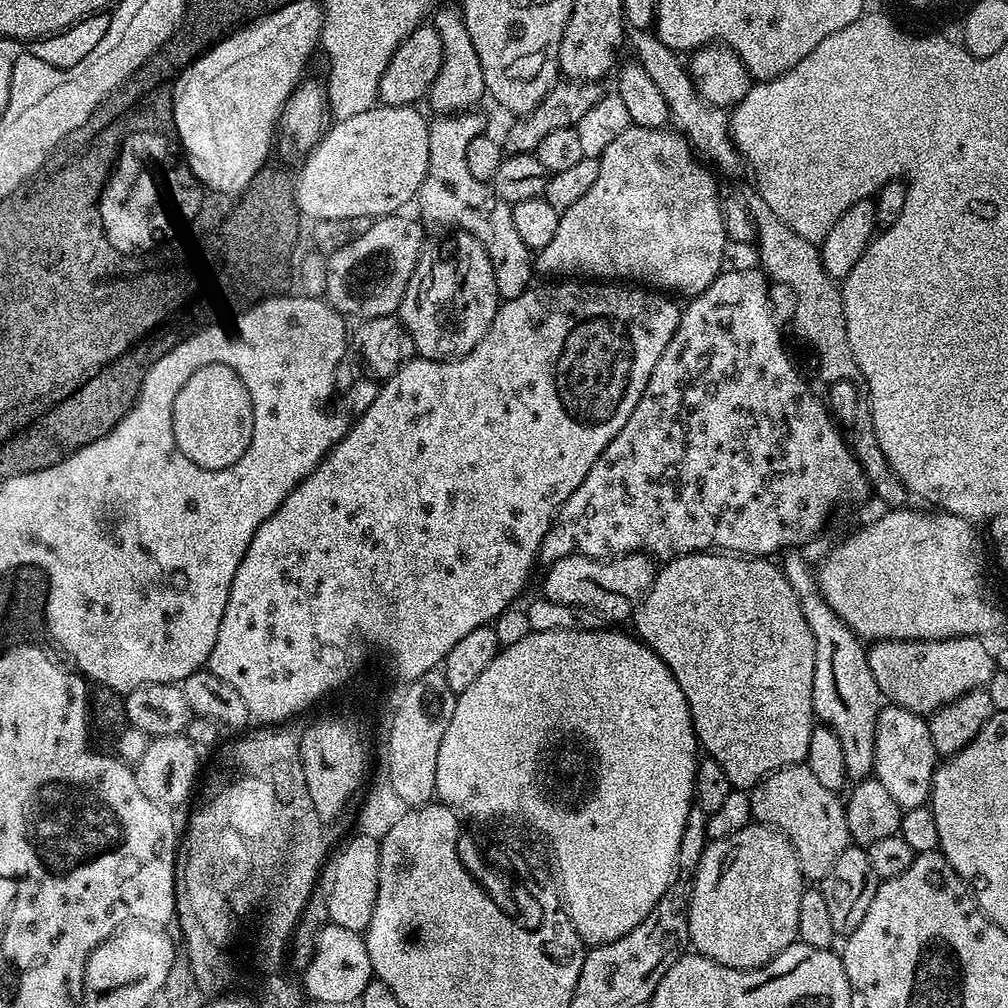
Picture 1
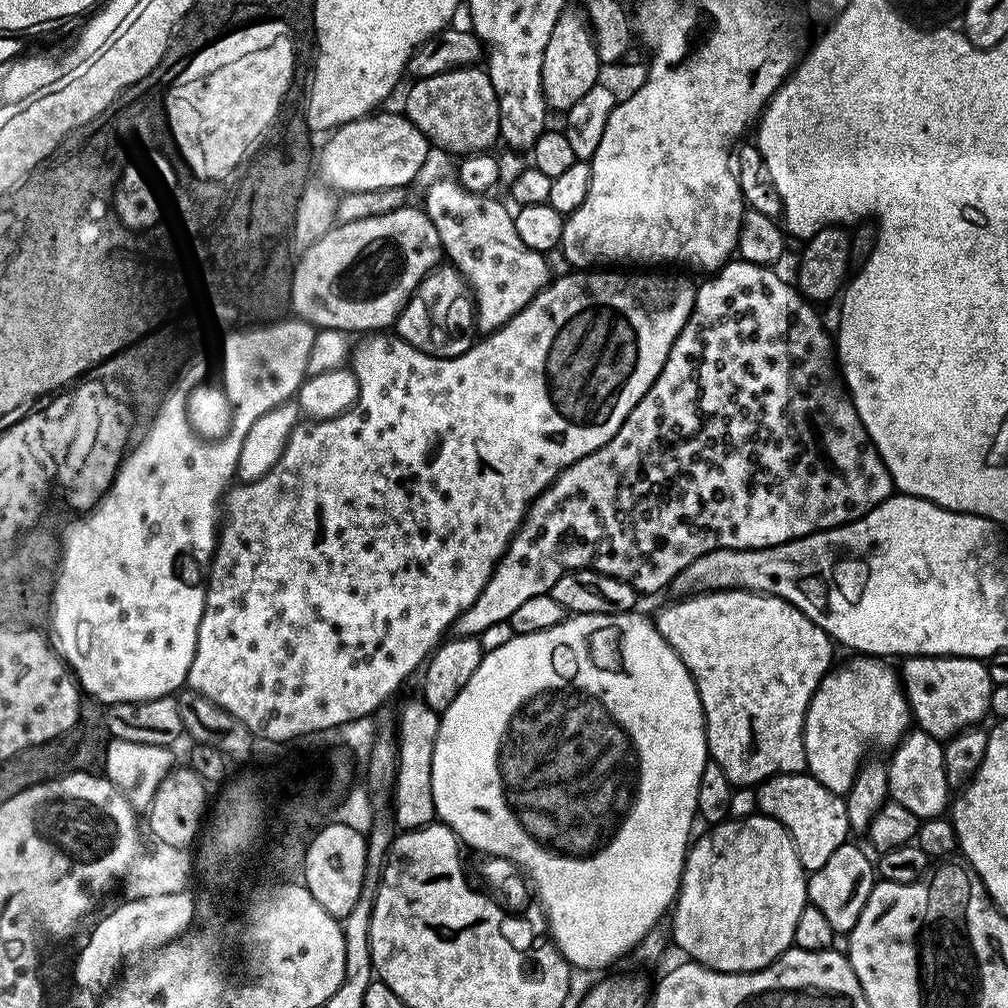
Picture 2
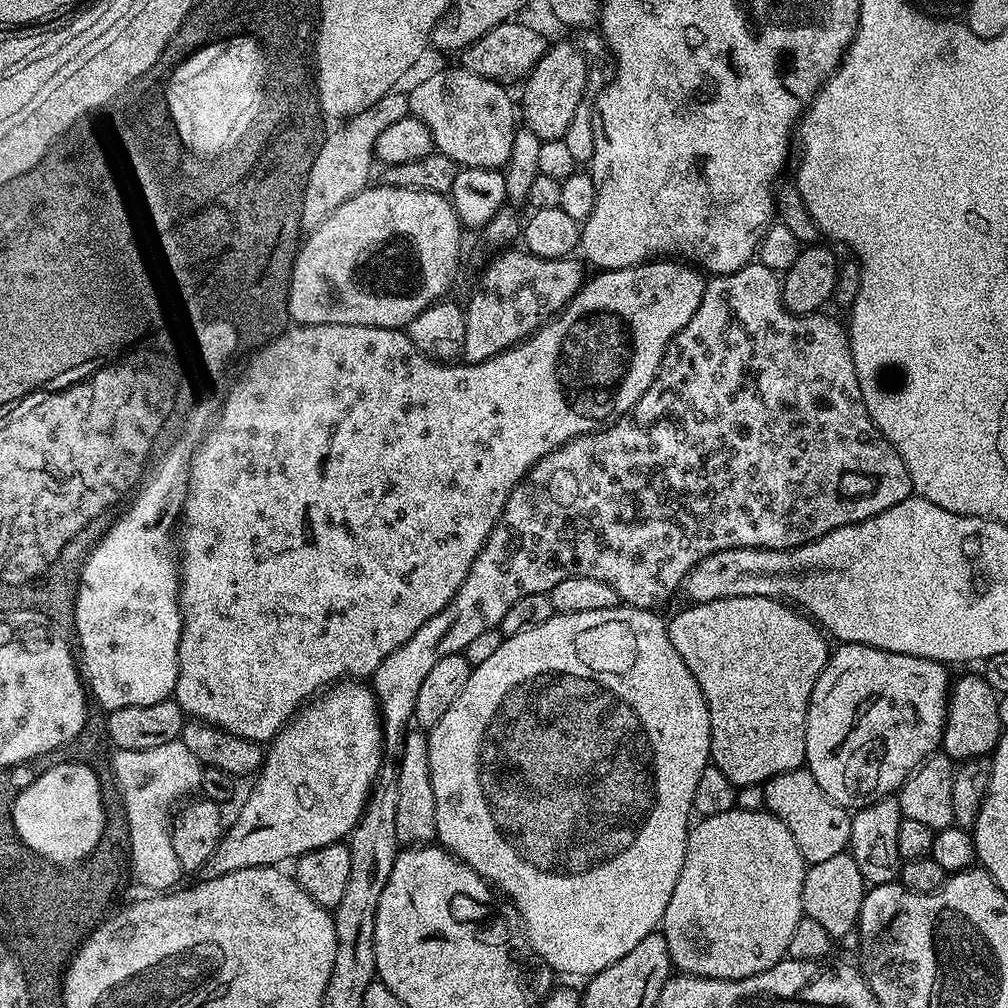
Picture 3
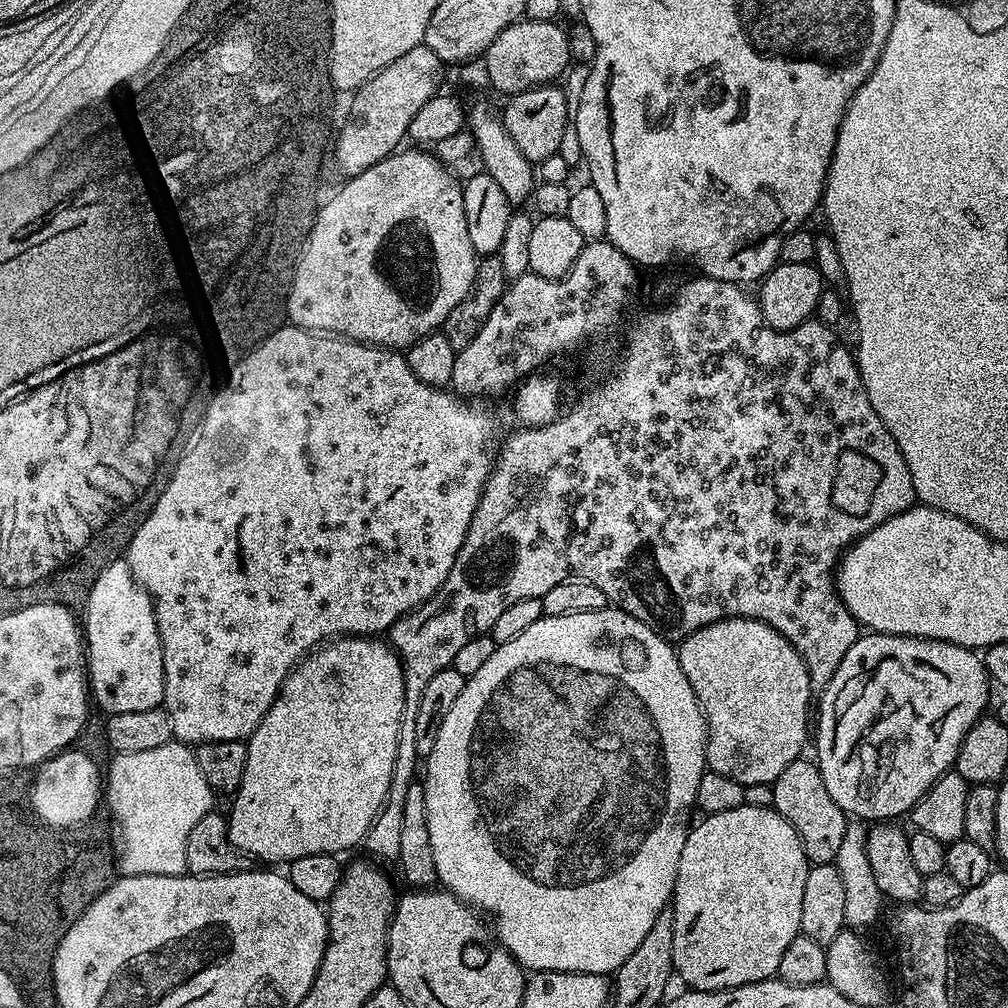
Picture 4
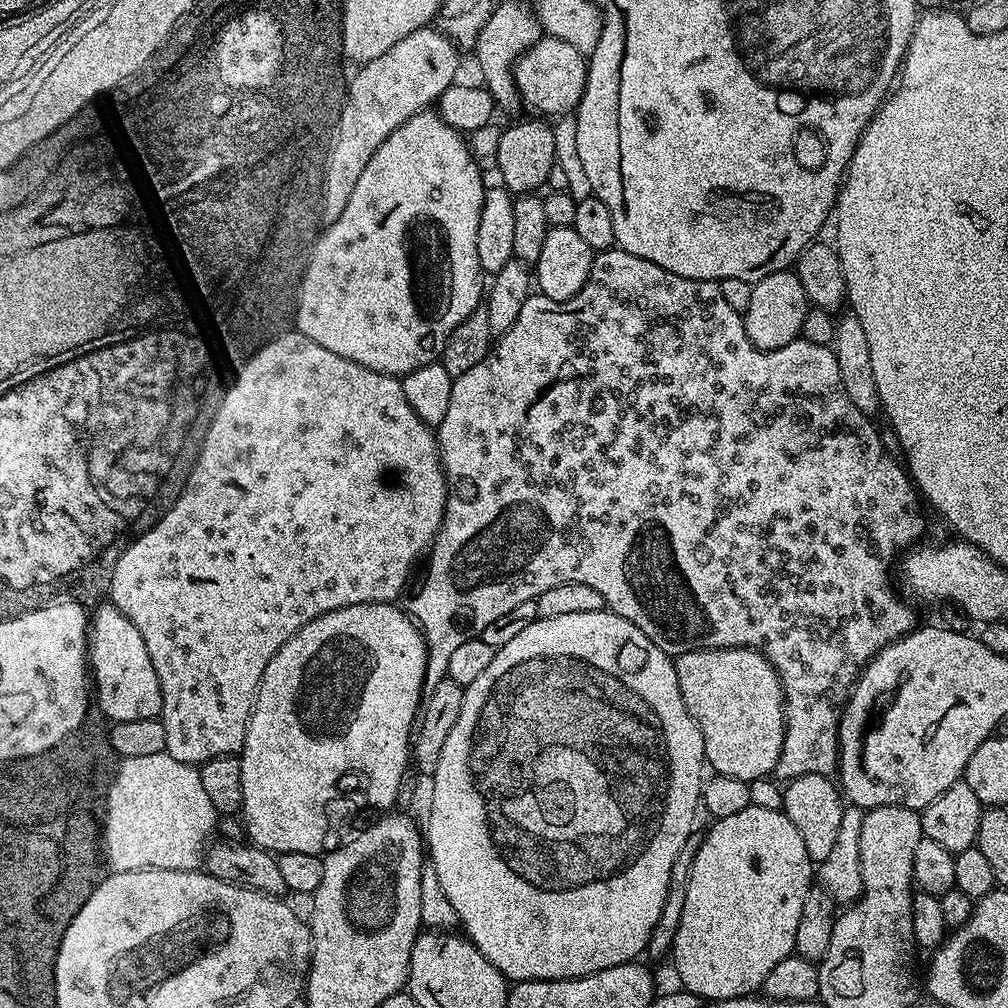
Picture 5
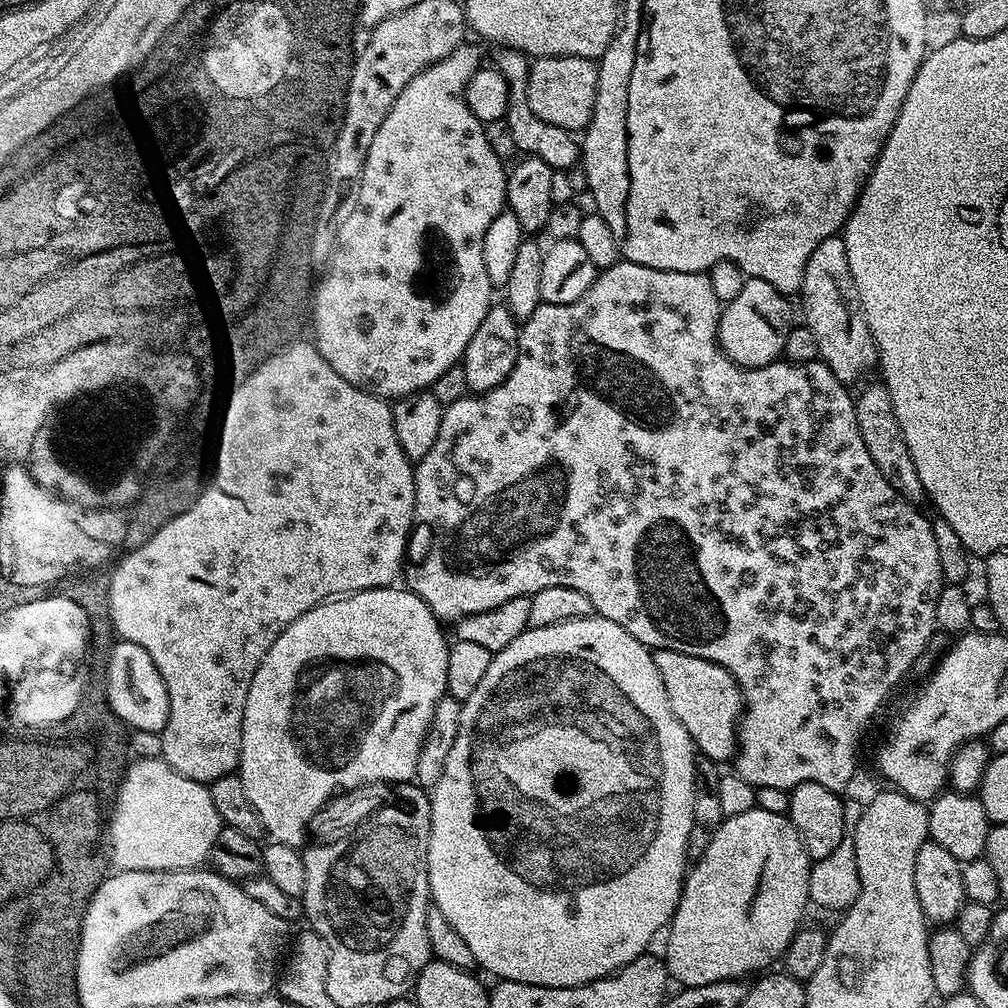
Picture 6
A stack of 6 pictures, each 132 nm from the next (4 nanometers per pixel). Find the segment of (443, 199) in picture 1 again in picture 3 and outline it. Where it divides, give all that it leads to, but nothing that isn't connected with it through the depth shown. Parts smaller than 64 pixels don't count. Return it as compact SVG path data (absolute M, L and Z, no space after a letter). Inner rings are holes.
M527 250L512 251L493 255L496 257L480 276L480 289L466 304L466 342L462 356L467 363L477 364L494 358L507 348L515 348L549 318L563 312L586 283L585 265L579 259L551 260L538 258Z

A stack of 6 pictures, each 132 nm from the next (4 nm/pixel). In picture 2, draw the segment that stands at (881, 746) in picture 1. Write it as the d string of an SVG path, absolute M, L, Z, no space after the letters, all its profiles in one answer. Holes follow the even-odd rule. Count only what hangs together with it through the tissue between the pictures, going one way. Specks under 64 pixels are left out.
M912 730L891 749L890 756L892 760L887 761L889 797L906 806L910 814L919 816L921 820L945 815L950 804L950 789L946 778L944 744L930 734Z

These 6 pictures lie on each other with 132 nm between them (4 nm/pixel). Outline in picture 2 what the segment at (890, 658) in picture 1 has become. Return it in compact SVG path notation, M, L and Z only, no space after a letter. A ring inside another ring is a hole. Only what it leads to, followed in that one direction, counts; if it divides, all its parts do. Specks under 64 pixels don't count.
M910 656L903 661L902 683L908 695L908 707L912 713L915 727L919 731L930 734L935 740L947 742L967 728L977 727L980 719L990 712L990 694L994 687L988 665L983 660L966 658L965 656Z

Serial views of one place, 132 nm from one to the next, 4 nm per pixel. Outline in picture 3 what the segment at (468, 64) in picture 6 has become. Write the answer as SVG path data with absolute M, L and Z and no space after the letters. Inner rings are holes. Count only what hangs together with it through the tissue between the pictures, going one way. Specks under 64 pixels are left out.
M383 182L377 183L377 188L367 186L354 197L343 202L324 222L315 225L312 232L307 233L306 239L301 243L296 253L294 272L292 273L292 288L288 291L288 314L297 325L302 324L326 324L346 323L354 326L384 327L403 329L422 310L426 310L447 297L448 287L456 276L456 267L460 264L460 232L462 225L456 217L456 211L452 209L451 199L442 192L427 192L417 188L395 188Z

